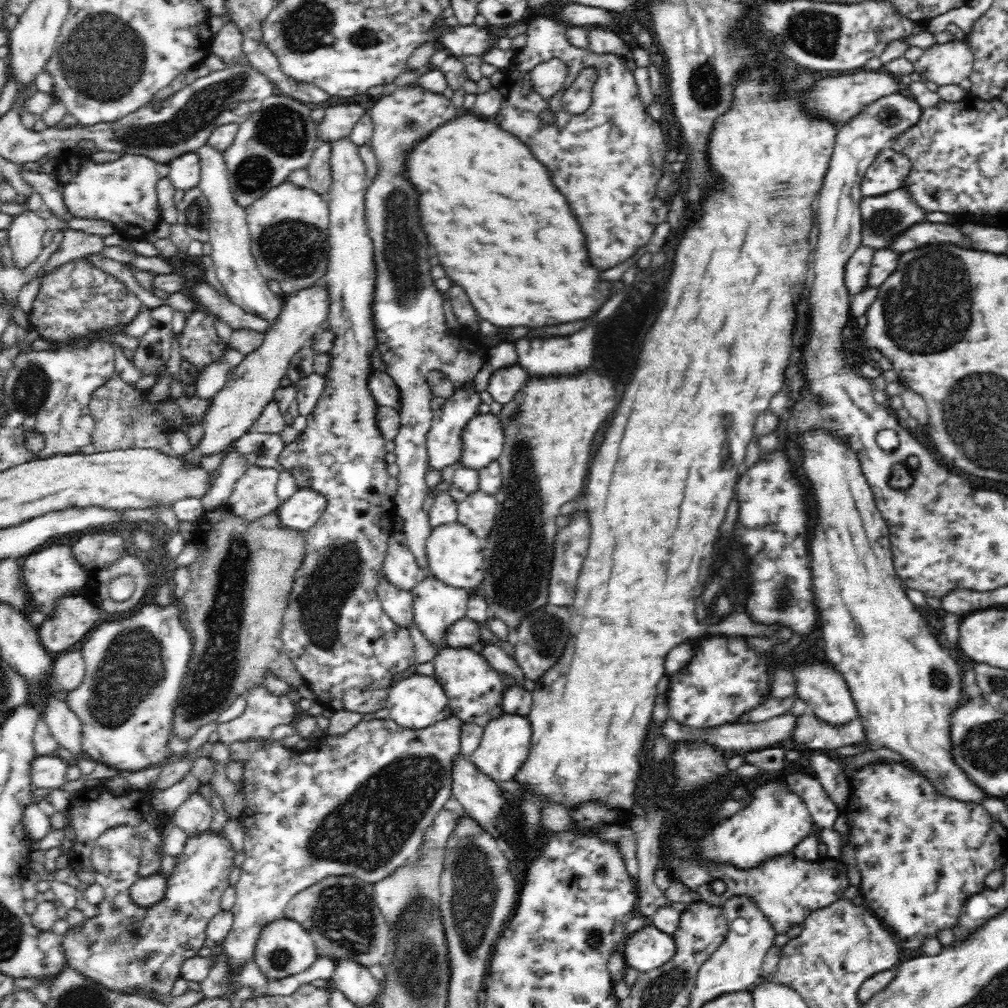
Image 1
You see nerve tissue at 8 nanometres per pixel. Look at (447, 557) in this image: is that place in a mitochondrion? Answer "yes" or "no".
no

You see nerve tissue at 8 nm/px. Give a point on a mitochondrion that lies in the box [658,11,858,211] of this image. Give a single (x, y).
(704, 84)

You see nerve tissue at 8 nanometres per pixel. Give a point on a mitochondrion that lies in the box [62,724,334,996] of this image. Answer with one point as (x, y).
(280, 958)

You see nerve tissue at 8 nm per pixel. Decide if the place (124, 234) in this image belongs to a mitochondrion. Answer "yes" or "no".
no

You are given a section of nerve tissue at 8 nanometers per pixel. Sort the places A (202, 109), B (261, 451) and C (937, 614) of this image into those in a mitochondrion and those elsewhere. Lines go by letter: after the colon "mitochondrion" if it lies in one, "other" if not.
A: mitochondrion
B: mitochondrion
C: other

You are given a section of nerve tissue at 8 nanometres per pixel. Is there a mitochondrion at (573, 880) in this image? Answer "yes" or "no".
no

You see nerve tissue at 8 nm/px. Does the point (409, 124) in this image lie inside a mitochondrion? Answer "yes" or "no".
yes

